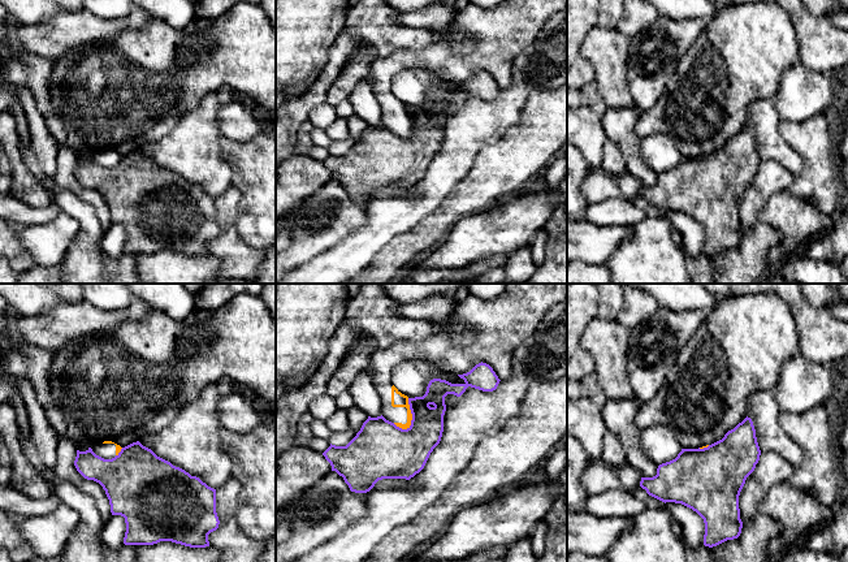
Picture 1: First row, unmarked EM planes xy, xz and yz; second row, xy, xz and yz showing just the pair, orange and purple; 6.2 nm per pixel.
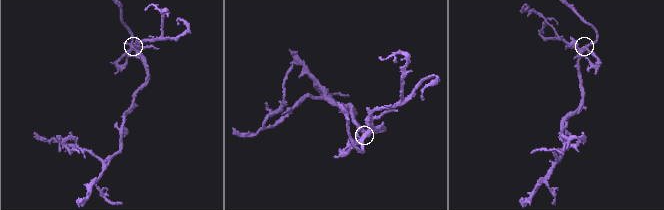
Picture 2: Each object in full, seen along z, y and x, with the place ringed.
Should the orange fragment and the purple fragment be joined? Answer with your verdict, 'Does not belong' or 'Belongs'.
Does not belong

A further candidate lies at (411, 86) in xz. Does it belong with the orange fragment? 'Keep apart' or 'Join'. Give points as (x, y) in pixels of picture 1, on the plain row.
Keep apart

